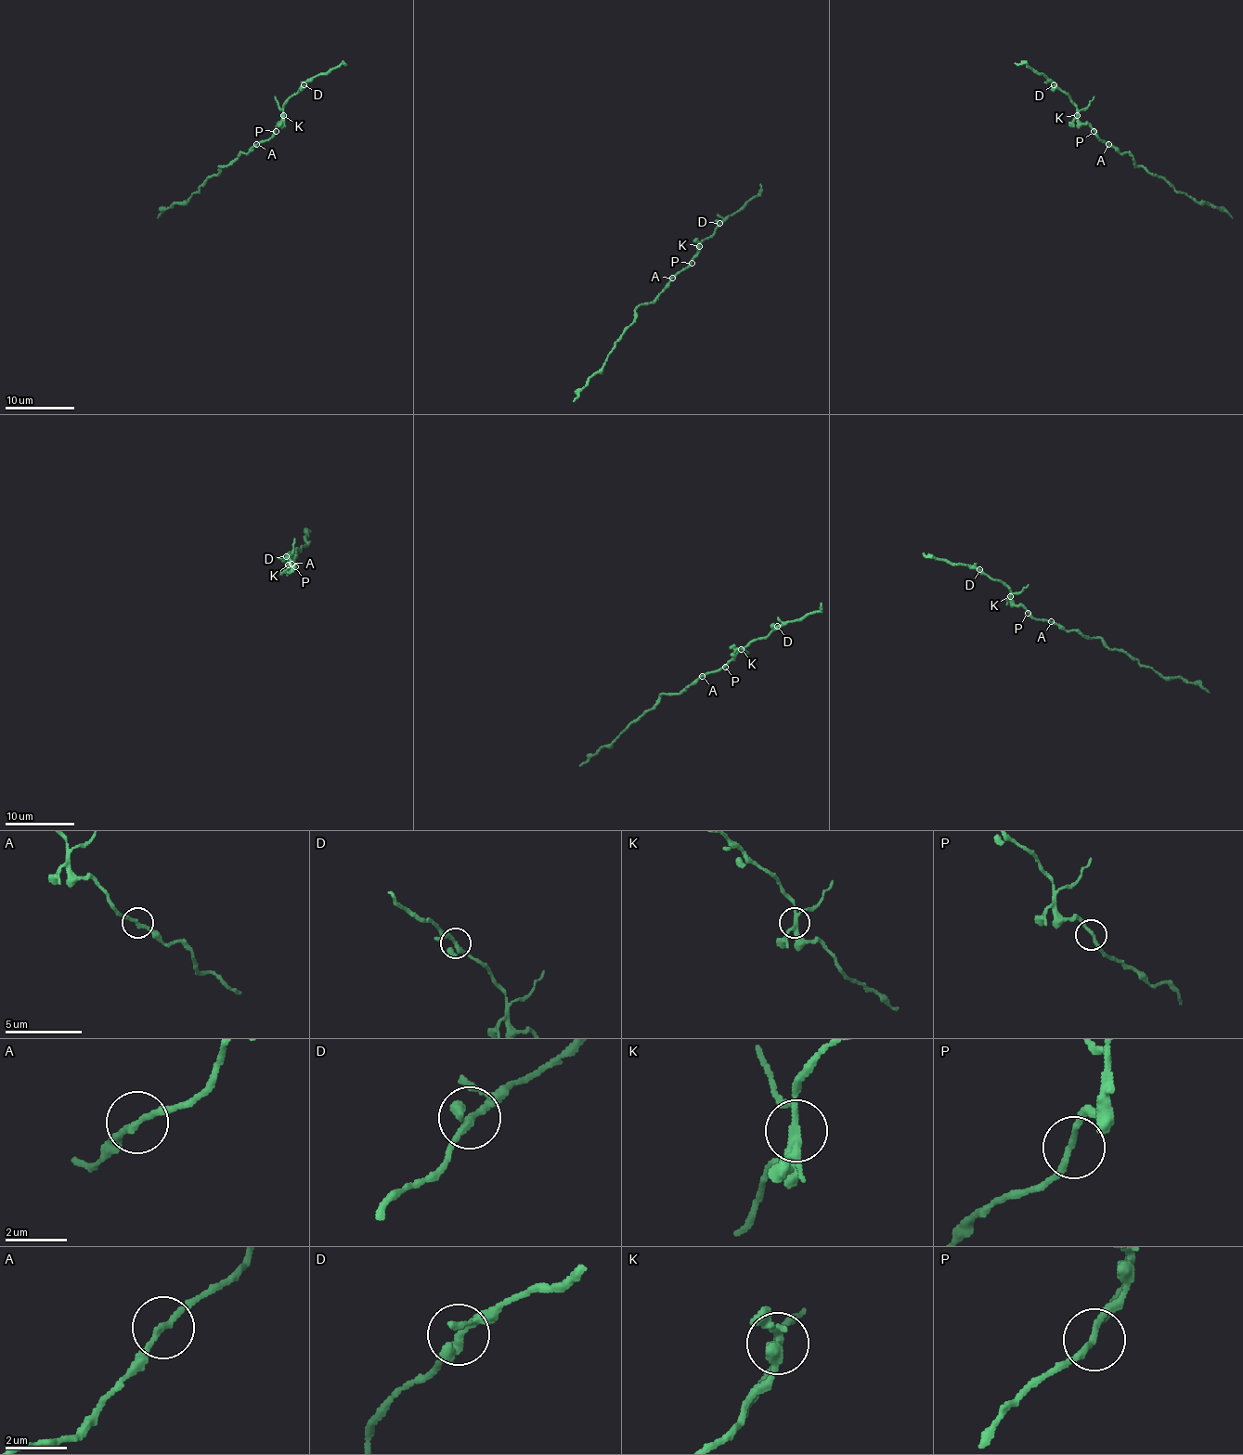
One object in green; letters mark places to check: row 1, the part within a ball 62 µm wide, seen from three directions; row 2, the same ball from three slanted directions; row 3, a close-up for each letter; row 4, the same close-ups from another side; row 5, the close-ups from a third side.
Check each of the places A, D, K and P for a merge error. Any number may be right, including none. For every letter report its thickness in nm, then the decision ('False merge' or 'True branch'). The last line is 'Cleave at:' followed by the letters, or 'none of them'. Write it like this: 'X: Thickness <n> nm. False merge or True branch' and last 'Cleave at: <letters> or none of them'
A: Thickness 190 nm. False merge
D: Thickness 200 nm. True branch
K: Thickness 240 nm. False merge
P: Thickness 180 nm. True branch
Cleave at: A, K

